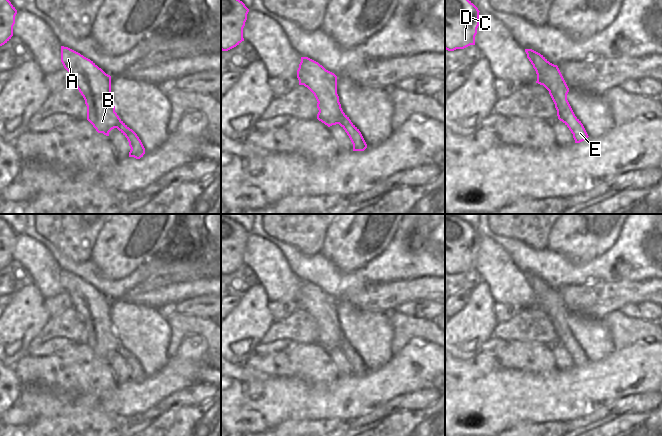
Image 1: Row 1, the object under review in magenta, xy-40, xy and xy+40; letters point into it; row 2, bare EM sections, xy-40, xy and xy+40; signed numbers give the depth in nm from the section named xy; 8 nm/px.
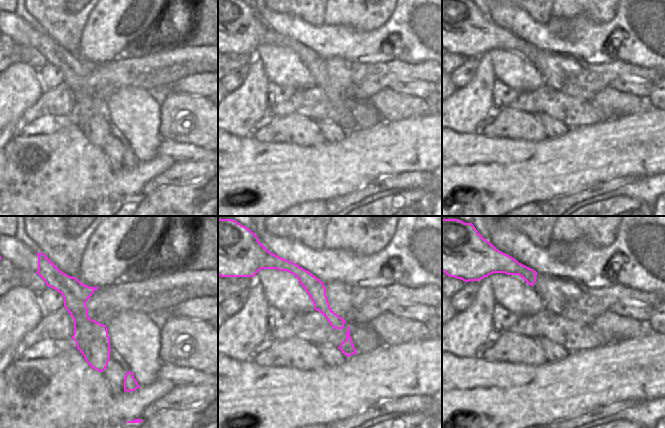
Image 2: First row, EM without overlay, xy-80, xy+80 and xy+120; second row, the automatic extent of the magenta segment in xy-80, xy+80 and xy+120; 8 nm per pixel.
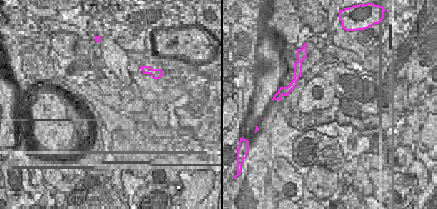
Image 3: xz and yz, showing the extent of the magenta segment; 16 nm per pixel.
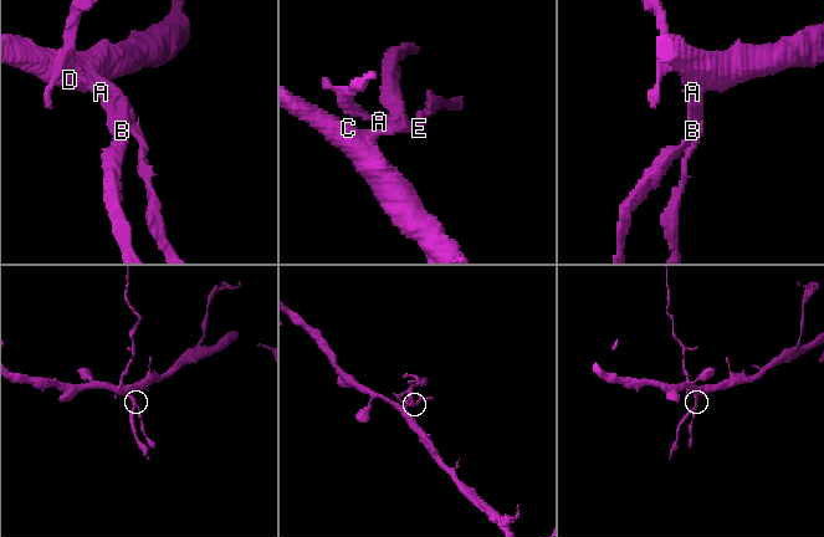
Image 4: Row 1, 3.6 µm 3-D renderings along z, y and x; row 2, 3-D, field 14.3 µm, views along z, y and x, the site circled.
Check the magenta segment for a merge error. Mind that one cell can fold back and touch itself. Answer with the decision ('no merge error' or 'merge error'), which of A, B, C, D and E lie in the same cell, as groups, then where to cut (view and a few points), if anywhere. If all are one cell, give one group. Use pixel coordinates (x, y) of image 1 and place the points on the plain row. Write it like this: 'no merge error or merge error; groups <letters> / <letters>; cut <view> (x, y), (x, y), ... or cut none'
merge error; groups A / B C D E; cut xy-40 (100, 292), (87, 314), (102, 320), (90, 346)

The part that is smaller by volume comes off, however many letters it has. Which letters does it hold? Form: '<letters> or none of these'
A.

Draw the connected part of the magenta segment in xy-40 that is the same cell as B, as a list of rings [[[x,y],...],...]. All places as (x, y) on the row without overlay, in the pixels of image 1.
[[[102,293],[103,301],[96,307],[94,313],[88,313],[88,317],[100,317],[103,322],[95,324],[95,332],[91,336],[89,344],[95,353],[103,357],[109,357],[112,353],[117,352],[128,364],[131,372],[129,381],[140,383],[145,378],[145,372],[137,360],[115,336],[115,330],[111,322],[111,300],[106,298]]]

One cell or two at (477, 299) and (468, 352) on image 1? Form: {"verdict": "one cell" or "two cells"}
{"verdict": "one cell"}

